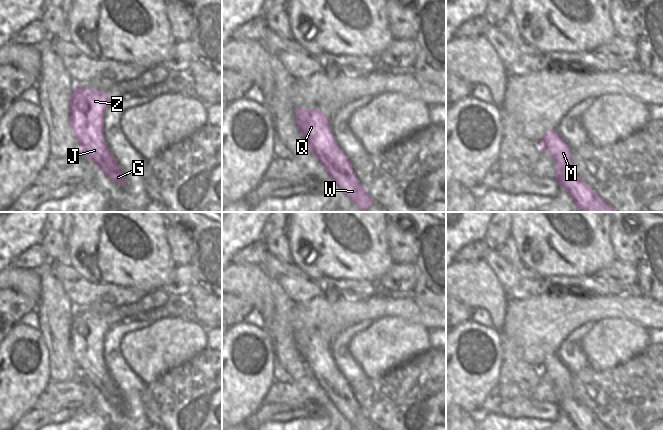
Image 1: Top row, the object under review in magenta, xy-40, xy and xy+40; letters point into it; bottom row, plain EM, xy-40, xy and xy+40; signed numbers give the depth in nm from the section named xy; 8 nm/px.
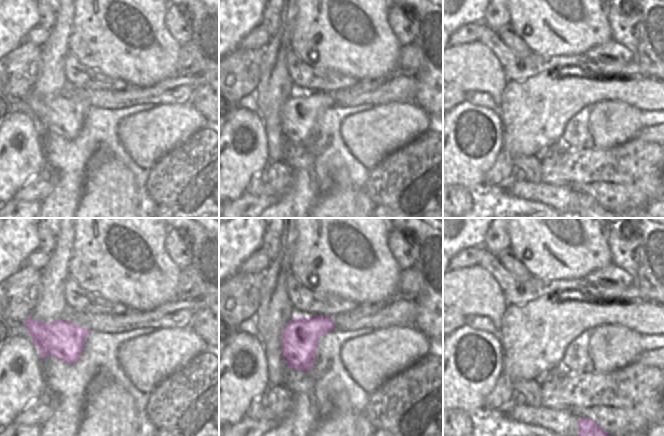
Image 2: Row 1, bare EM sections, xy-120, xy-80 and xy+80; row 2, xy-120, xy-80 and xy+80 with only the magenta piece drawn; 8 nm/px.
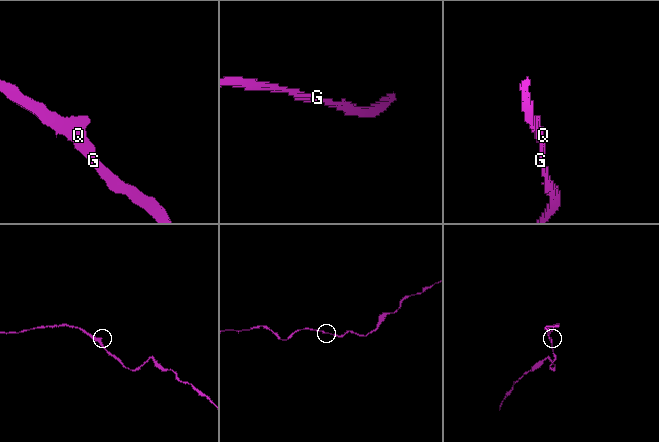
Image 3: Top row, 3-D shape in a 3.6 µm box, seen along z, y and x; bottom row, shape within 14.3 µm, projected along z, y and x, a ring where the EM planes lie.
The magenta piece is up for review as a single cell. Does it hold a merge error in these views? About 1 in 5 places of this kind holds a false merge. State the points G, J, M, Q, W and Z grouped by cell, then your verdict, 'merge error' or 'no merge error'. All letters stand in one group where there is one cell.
groups G J M Q W Z; no merge error

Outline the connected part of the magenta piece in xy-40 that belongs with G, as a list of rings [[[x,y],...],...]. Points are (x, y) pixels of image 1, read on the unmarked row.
[[[76,310],[70,325],[70,349],[78,365],[80,377],[89,382],[110,404],[125,410],[124,397],[104,363],[104,337],[112,326],[103,314]]]

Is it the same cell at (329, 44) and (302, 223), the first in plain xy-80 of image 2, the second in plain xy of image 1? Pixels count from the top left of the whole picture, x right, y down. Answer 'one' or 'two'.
one

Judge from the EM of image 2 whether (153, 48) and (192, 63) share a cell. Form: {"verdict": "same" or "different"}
{"verdict": "different"}

